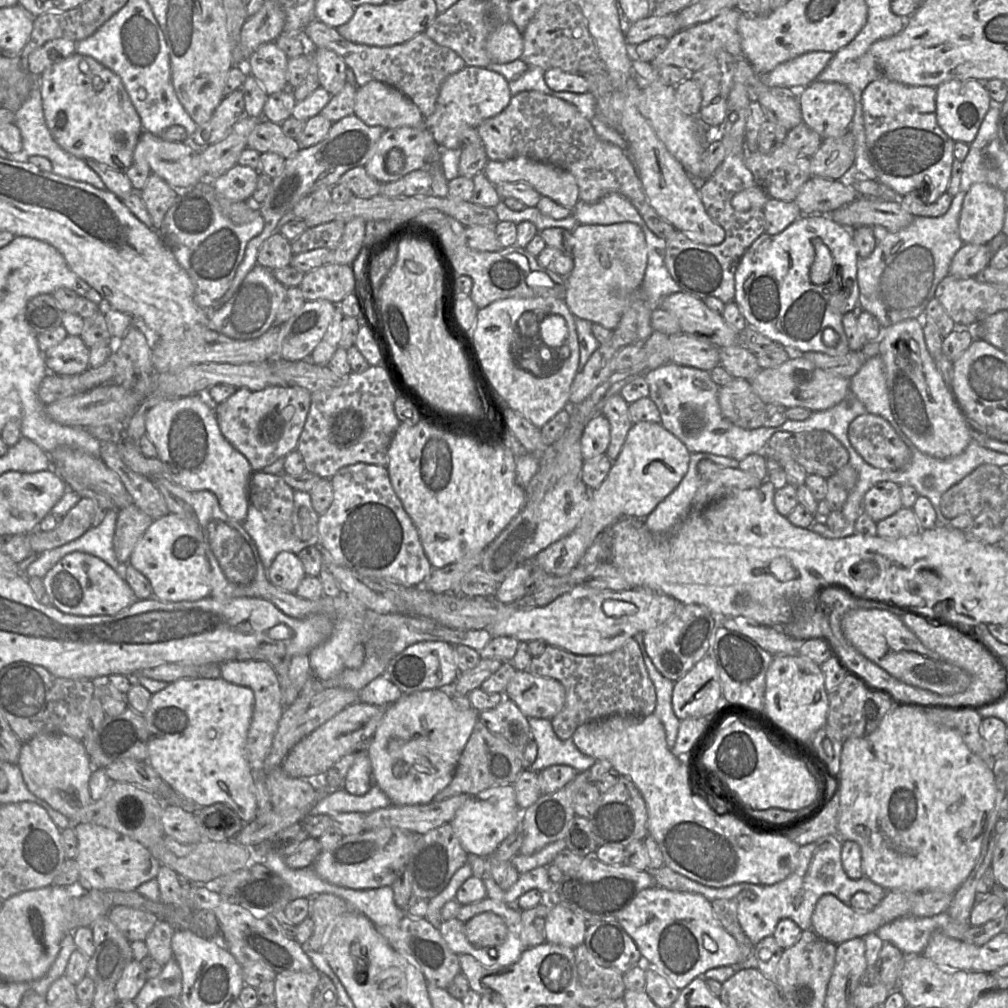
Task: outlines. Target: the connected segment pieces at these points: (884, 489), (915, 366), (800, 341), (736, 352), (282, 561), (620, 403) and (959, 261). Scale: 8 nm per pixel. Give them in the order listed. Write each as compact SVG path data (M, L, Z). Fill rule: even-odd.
M884 481L872 486L863 498L863 511L874 522L879 522L901 509L900 486Z
M907 319L886 328L881 334L880 357L884 364L894 427L901 437L920 452L935 458L947 459L962 453L971 442L968 422L951 388L937 370L934 359L929 353L924 338L922 319Z
M802 215L779 234L762 234L748 248L735 272L734 301L748 326L783 347L794 353L814 351L833 356L838 343L827 345L822 339L823 332L831 328L839 337L846 336L842 324L844 314L861 309L858 260L851 229L836 223L828 215ZM814 239L820 239L828 247L836 264L837 279L845 276L845 288L833 291L831 282L820 285L811 282L809 273L815 259Z
M742 343L722 347L719 351L720 365L722 365L733 378L751 380L761 369L757 357Z
M280 552L266 569L267 579L275 587L289 593L295 593L305 576L300 559L291 552Z
M620 394L611 396L602 408L610 424L610 443L606 455L614 462L619 456L633 422L629 415L629 404Z
M963 244L954 255L950 274L957 278L972 278L988 267L991 252L988 245Z

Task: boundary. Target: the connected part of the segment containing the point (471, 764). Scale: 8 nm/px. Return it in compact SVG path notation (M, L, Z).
M478 718L471 736L459 758L451 783L434 797L434 801L459 794L475 795L487 788L512 784L523 770L524 747L510 744L501 736L495 736Z

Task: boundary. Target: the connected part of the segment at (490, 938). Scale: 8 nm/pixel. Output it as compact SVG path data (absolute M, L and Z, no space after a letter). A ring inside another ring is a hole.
M483 912L465 922L465 935L473 946L493 947L505 940L507 926L499 915Z

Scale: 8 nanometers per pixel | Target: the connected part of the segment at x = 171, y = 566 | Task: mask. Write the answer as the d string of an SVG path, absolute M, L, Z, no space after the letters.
M176 514L152 521L131 553L128 564L149 580L152 599L180 602L210 597L211 568L206 556L206 542L193 522Z

